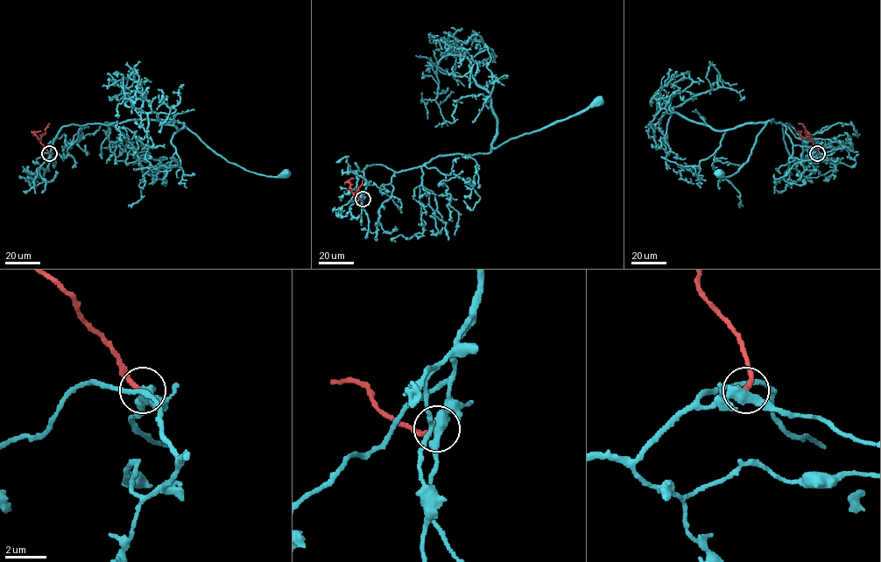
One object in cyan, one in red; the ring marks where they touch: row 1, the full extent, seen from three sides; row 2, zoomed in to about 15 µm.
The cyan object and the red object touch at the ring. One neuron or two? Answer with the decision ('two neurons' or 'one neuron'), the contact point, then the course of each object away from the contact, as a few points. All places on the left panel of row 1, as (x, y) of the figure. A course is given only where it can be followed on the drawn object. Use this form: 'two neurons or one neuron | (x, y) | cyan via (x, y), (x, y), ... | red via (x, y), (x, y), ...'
two neurons | (49, 153) | cyan via (49, 153), (52, 161), (53, 139), (63, 126), (144, 119), (178, 121), (228, 161), (258, 174), (285, 174) | red via (49, 153), (40, 143), (40, 137), (49, 123)

